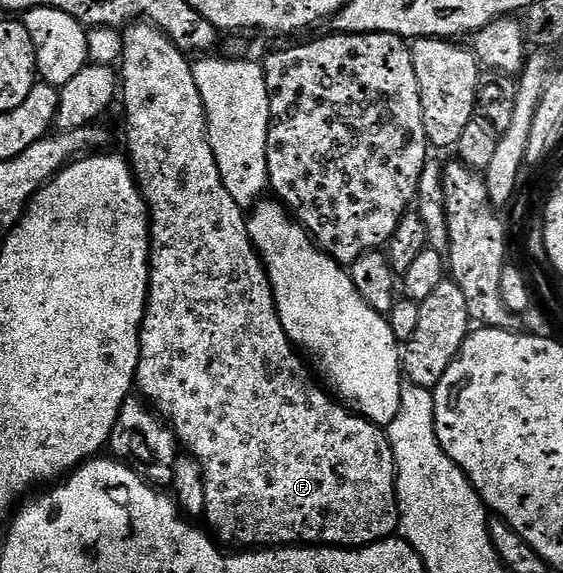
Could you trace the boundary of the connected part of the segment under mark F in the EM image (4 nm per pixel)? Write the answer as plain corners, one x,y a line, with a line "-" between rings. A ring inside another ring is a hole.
132,22
121,31
121,35
120,102
122,98
122,106
126,109
125,153
128,155
130,169
134,171
134,181
138,183
138,189
150,212
150,294
146,298
146,315
142,321
136,386
141,397
169,422
185,453
192,455
202,466
205,525
219,543
227,547
234,546
230,548
277,548
299,544
361,548
391,537
398,529
398,487
394,473
394,453
387,431
381,426
375,426
362,415
351,412
341,401
331,397
321,385
318,387
314,383
315,375
310,375
305,364
297,358
299,355
296,347
280,324
274,293
270,291
270,277
266,275
266,267
262,265
246,227
247,215
243,207
238,206
232,196
228,196
228,188
224,188
220,180
220,168
216,168
216,156
212,152
206,131
204,100
200,100
200,88
196,88
191,59
150,22

